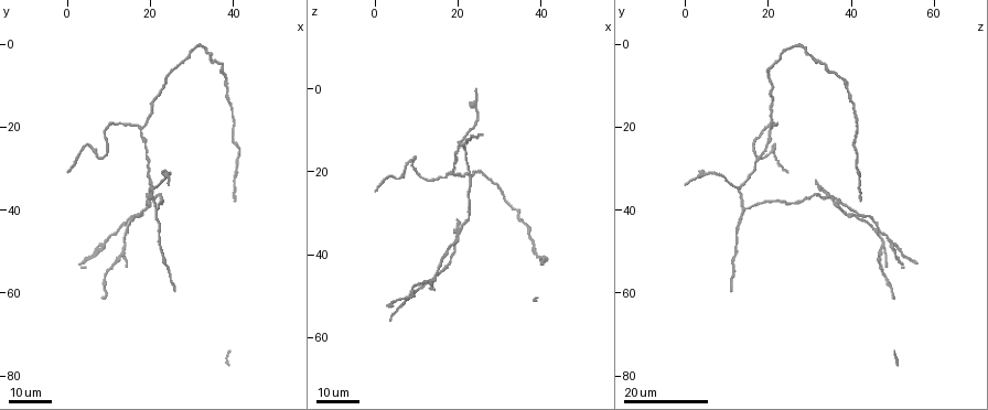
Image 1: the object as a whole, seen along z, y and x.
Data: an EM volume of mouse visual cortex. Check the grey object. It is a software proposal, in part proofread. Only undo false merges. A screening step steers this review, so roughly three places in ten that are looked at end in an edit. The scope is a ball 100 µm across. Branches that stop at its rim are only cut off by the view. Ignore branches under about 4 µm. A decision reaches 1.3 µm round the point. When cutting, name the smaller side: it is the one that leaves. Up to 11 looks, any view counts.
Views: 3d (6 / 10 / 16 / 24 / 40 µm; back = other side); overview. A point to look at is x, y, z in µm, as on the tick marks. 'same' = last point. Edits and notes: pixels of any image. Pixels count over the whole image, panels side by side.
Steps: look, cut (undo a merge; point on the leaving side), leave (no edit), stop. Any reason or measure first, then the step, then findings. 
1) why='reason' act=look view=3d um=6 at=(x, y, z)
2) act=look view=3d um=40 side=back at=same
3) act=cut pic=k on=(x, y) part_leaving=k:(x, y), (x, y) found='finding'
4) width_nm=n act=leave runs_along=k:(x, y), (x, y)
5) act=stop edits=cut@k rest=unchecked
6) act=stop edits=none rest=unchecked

why='calibre changes' act=look view=3d um=16 at=(40.5, 24.0, 40.5)

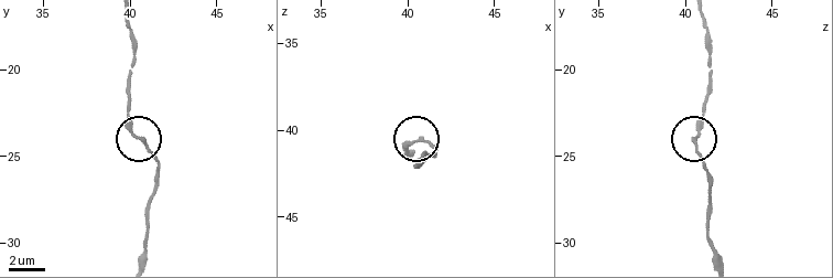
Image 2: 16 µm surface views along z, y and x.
why='zoom in' act=look view=3d um=6 at=(40.8, 24.1, 40.7)

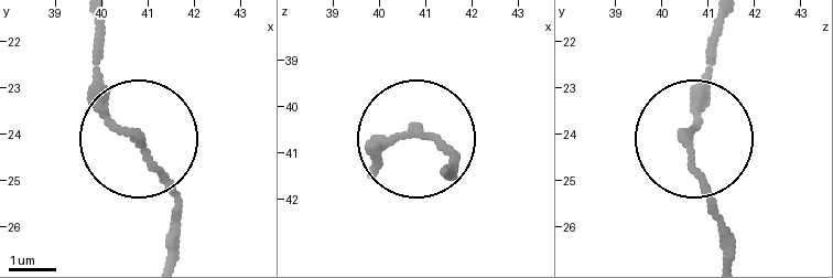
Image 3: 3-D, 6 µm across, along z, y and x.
act=leave found='continuous, no second neuron'

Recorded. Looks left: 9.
why='a fork' act=look view=3d um=24 at=(22.0, 40.0, 14.5)

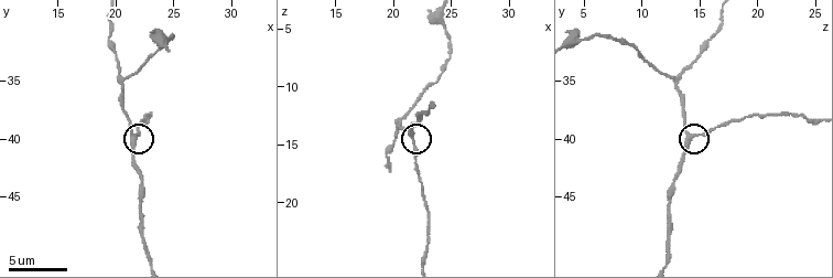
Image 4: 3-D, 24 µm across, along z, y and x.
act=look view=3d um=6 at=(21.4, 39.8, 14.4)

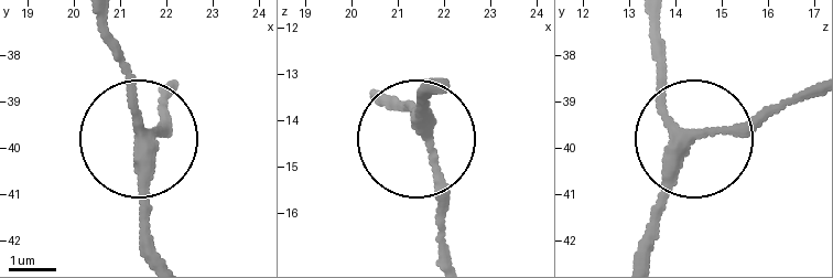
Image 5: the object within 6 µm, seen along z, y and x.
arms=3 act=leave found='one neuron here'

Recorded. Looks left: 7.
why='three-way junction' act=look view=3d um=16 at=(20.4, 34.8, 12.8)

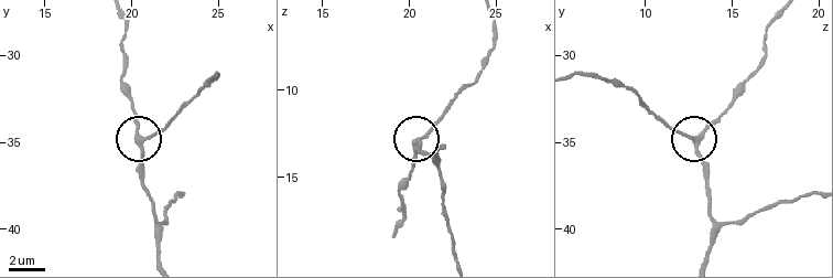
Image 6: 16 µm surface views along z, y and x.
width_nm=240 act=leave runs_along=6:(407, 179), (417, 140), (450, 109) found='all the same neuron'

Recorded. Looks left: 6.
why='three-way junction' act=look view=3d um=16 at=(14.5, 48.5, 48.0)

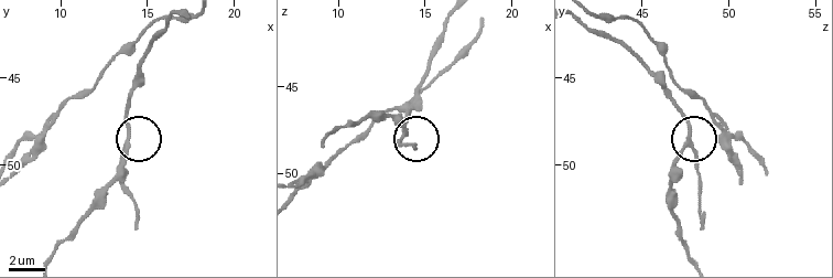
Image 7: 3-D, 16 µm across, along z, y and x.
act=look view=3d um=10 at=(13.8, 48.9, 47.6)

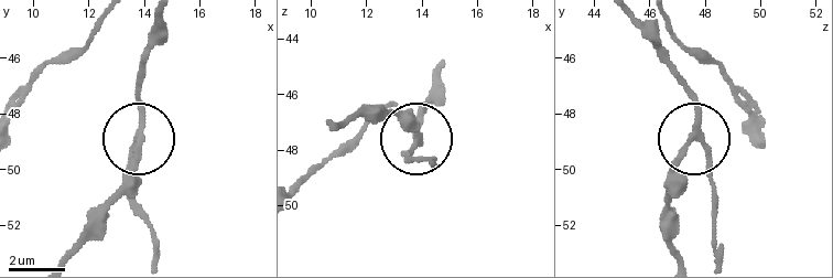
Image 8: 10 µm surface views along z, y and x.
arms=3 act=leave runs_along=8:(164, 18), (138, 88), (142, 124), (136, 174), (123, 193) found='all the same neuron'

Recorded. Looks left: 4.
why='a fork' act=look view=3d um=16 at=(18.0, 20.0, 21.0)

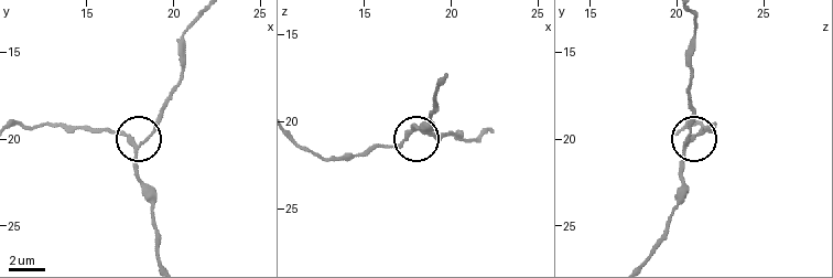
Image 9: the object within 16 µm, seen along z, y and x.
why='closer look' act=look view=3d um=6 at=(18.0, 20.4, 20.6)

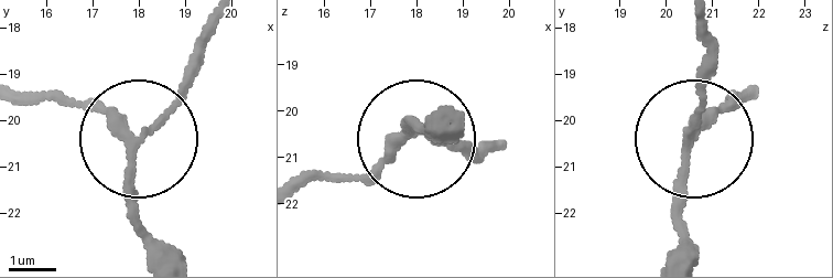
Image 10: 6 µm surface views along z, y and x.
side_arm_um=38 act=leave runs_along=10:(164, 249), (129, 178), (129, 138), (94, 110), (22, 95) found='continuous, no second neuron'

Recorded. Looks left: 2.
act=stop edits=none rest=unchecked

